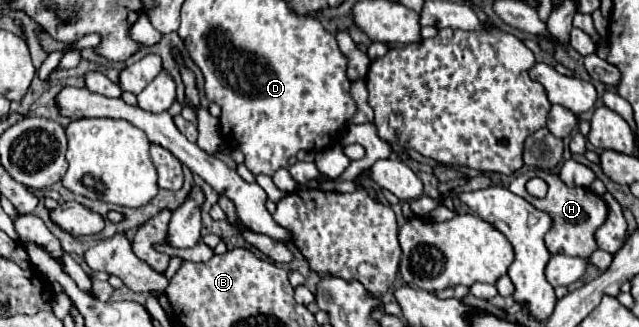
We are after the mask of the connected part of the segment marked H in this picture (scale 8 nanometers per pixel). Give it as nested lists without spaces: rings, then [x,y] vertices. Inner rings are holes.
[[[531,168],[531,170],[519,174],[509,184],[509,190],[513,194],[525,198],[537,210],[547,212],[551,216],[551,230],[545,234],[545,246],[547,246],[547,250],[551,254],[567,254],[567,256],[577,256],[577,258],[583,258],[583,260],[591,258],[591,254],[597,250],[597,242],[595,242],[593,234],[607,218],[607,206],[597,194],[593,194],[593,192],[589,192],[585,188],[569,188],[569,186],[565,186],[561,182],[561,178],[555,172],[539,170],[539,168]],[[533,176],[539,176],[549,184],[549,192],[547,192],[545,198],[535,198],[525,190],[525,182],[529,178],[533,178]]]

